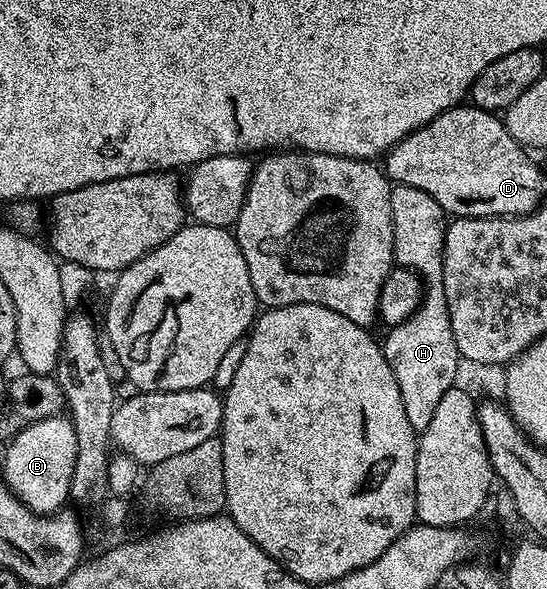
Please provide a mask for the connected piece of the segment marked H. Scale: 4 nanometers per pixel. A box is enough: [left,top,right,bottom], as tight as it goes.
[383,185,459,433]

